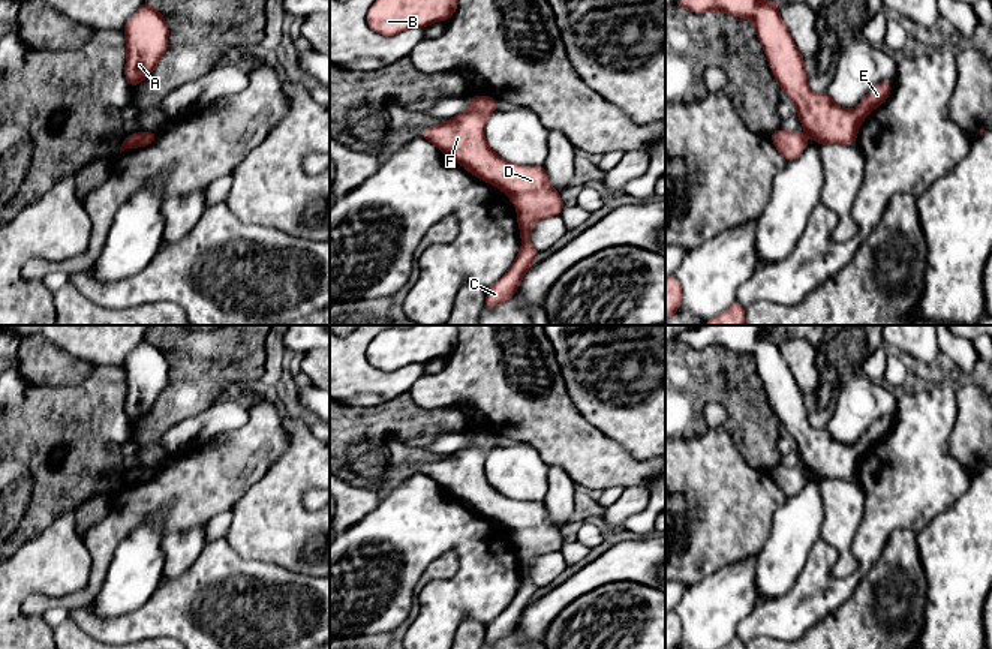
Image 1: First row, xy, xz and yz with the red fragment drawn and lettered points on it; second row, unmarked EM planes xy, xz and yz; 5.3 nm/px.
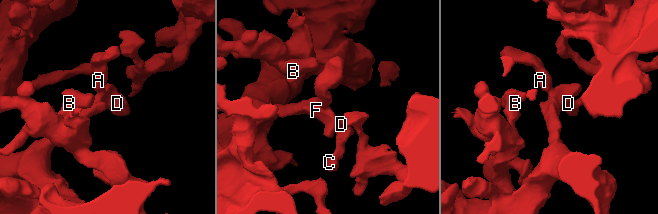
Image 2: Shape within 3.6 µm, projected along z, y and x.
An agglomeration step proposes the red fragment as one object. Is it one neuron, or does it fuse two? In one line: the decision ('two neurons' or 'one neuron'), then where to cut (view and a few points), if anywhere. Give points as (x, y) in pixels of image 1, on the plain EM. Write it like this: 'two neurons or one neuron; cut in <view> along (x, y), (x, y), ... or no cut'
one neuron; no cut

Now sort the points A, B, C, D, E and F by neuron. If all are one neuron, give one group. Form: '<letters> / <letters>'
A B C D E F

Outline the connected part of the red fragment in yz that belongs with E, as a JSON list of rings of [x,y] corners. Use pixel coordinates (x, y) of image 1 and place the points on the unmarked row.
[[[703,325],[680,331],[674,340],[700,351],[718,346],[749,354],[779,424],[794,438],[803,465],[821,483],[856,478],[860,459],[884,439],[892,427],[892,417],[881,417],[856,445],[836,441],[827,427],[814,429],[808,423],[805,393],[793,378],[778,339],[763,334],[758,325]]]

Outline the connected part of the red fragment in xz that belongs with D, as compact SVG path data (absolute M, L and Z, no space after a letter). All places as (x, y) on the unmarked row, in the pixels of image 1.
M471 430L469 441L445 459L424 465L421 474L477 514L499 523L517 544L521 585L509 606L487 625L484 643L496 643L515 631L523 612L535 601L538 586L529 576L532 562L560 550L565 543L544 502L511 499L489 483L484 462L487 453L497 447L496 435Z

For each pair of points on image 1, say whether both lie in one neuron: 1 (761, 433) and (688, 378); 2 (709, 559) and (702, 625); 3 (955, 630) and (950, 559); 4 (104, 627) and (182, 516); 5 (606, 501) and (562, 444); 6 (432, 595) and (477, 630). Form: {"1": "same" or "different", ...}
{"1": "same", "2": "different", "3": "same", "4": "different", "5": "different", "6": "different"}

